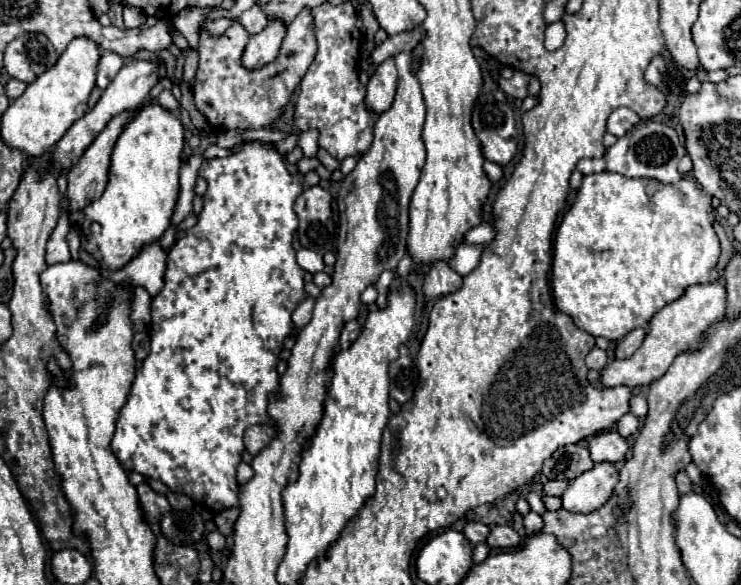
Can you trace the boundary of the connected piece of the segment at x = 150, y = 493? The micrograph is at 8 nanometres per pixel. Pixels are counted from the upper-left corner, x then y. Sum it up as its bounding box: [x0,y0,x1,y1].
[137,483,171,523]

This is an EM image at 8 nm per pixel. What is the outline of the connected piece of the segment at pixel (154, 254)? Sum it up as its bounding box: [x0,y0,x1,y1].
[101,241,167,297]

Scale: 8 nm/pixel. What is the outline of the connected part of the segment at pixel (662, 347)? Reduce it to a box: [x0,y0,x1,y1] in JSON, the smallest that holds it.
[601,283,725,389]

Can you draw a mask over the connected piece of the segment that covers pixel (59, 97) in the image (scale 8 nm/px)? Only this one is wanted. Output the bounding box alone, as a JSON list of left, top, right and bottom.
[1,37,101,157]

